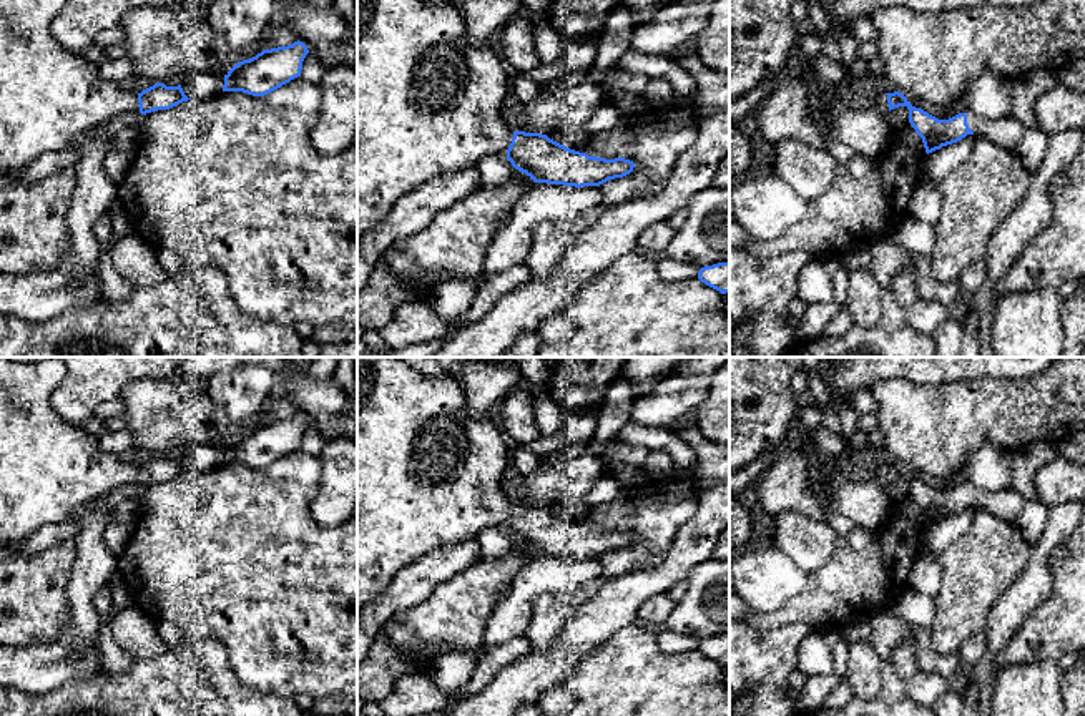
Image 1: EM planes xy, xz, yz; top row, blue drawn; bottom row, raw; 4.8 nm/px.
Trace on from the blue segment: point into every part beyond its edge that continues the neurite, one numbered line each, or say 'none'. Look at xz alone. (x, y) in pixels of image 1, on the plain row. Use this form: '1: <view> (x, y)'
1: xz (429, 474)

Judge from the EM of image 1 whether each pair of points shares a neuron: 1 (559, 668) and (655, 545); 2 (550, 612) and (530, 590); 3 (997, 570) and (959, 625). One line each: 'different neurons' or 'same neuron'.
1: different neurons
2: different neurons
3: same neuron

